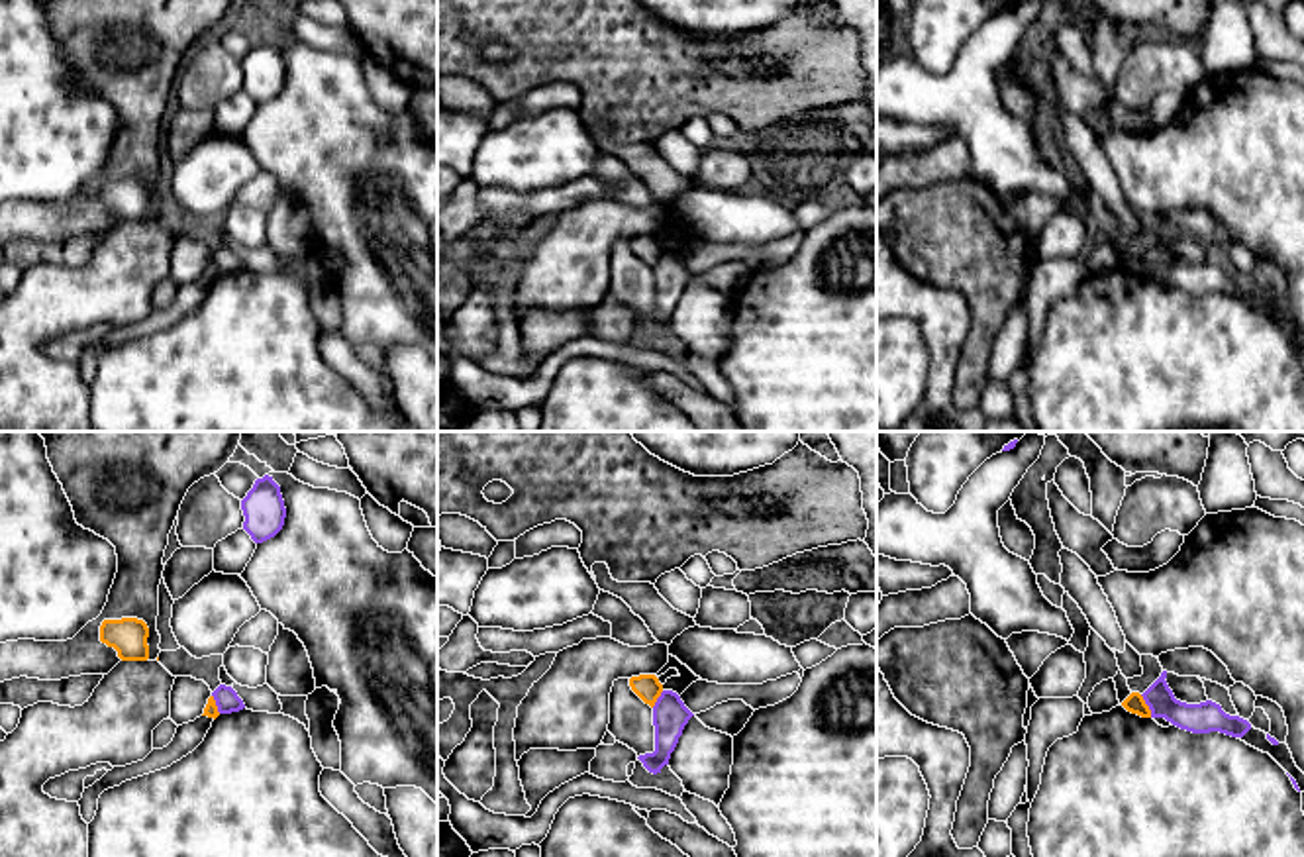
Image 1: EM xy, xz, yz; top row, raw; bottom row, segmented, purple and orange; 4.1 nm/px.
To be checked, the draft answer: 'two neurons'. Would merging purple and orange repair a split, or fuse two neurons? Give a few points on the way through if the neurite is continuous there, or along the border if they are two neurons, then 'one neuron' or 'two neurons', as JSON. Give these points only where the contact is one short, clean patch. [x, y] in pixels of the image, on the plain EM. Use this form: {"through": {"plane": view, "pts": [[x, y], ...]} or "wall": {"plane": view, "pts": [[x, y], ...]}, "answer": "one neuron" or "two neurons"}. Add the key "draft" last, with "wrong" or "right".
{"wall": {"plane": "yz", "pts": [[1140, 255], [1152, 277]]}, "answer": "two neurons", "draft": "right"}

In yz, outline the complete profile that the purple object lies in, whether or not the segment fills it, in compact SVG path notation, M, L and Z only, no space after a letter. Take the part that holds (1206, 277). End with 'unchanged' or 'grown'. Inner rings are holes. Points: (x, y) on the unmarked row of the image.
M1167 231L1141 255L1151 271L1151 278L1165 278L1173 286L1192 294L1220 292L1231 298L1243 298L1251 290L1247 280L1226 275L1212 261L1200 265L1177 261L1165 239Z | unchanged

